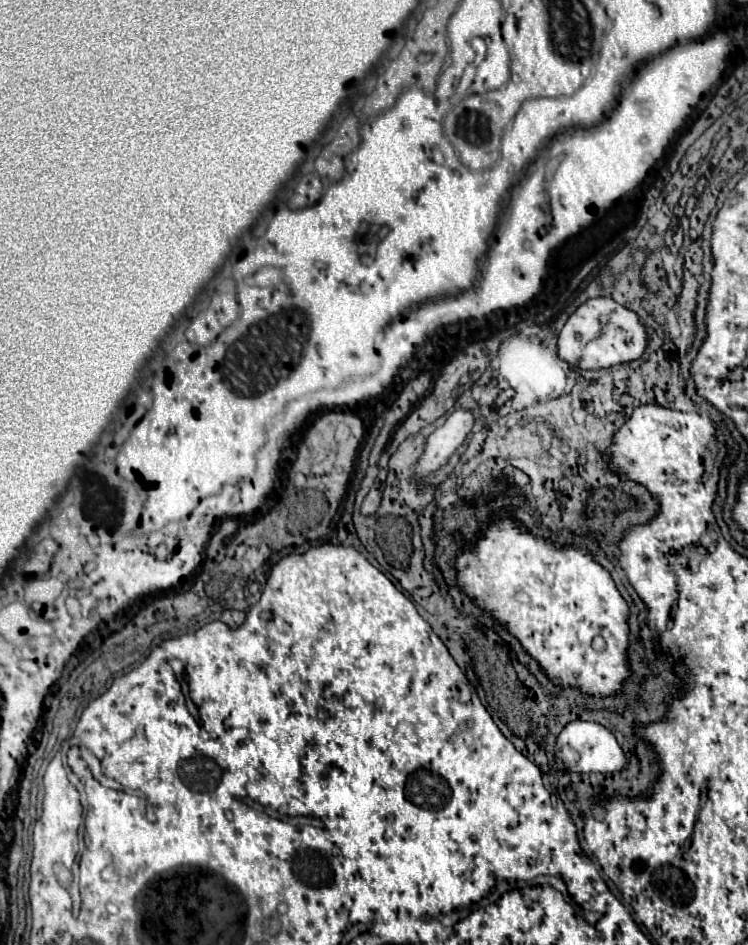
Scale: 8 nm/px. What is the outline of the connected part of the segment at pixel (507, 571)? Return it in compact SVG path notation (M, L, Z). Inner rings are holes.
M503 517L499 523L491 523L485 537L475 547L457 557L459 583L465 593L471 595L481 607L489 609L497 621L501 621L511 635L541 663L549 677L563 687L579 687L589 695L611 695L621 689L627 673L627 615L629 607L615 589L611 575L597 565L587 551L579 549L555 549L553 543L535 539L519 525ZM603 637L605 649L595 651L593 639Z

